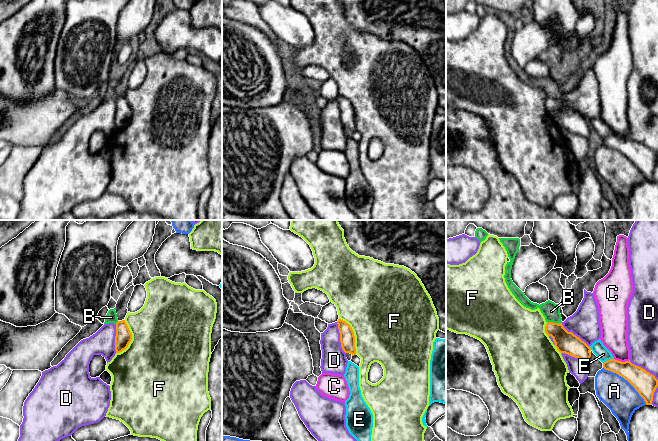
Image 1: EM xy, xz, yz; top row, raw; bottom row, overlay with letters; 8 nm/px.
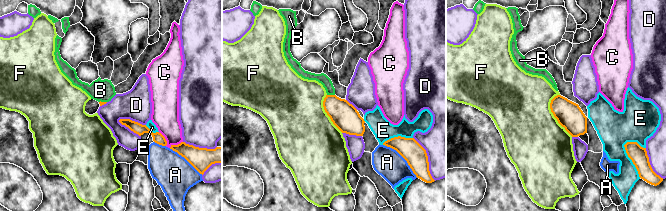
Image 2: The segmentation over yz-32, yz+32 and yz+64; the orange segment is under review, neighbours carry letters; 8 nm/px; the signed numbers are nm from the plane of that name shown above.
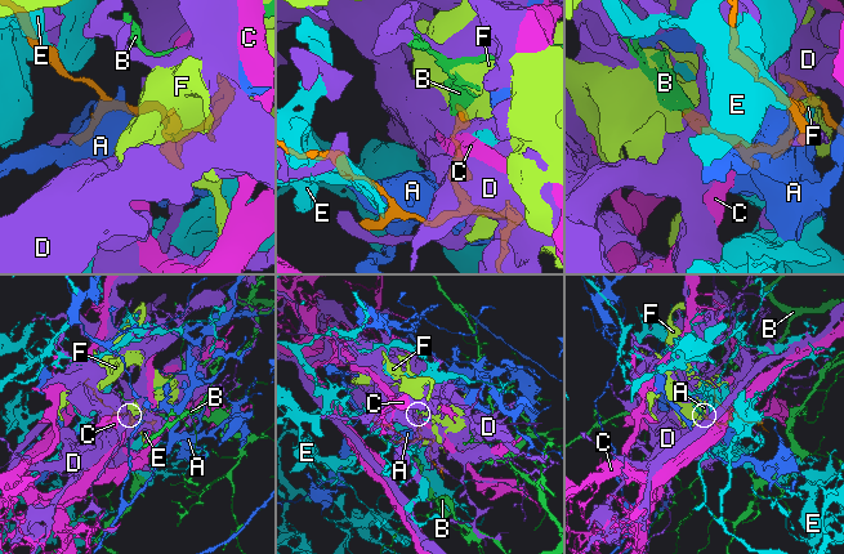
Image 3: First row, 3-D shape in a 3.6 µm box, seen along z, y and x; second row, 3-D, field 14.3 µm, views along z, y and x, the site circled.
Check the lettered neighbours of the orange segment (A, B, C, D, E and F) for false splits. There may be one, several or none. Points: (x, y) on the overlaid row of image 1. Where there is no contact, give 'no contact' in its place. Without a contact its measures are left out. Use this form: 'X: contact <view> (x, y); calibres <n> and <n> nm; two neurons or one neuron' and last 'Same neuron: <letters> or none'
A: contact yz (627, 380); calibres 180 and 260 nm; two neurons
B: contact yz (554, 323); calibres 180 and 140 nm; two neurons
C: contact yz (622, 362); calibres 180 and 200 nm; two neurons
D: contact xz (340, 338); calibres 120 and 200 nm; two neurons
E: contact yz (608, 360); calibres 160 and 110 nm; two neurons
F: contact xz (353, 334); calibres 120 and 480 nm; two neurons
Same neuron: none

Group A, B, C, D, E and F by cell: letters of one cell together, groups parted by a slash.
A / B / C / D / E / F

